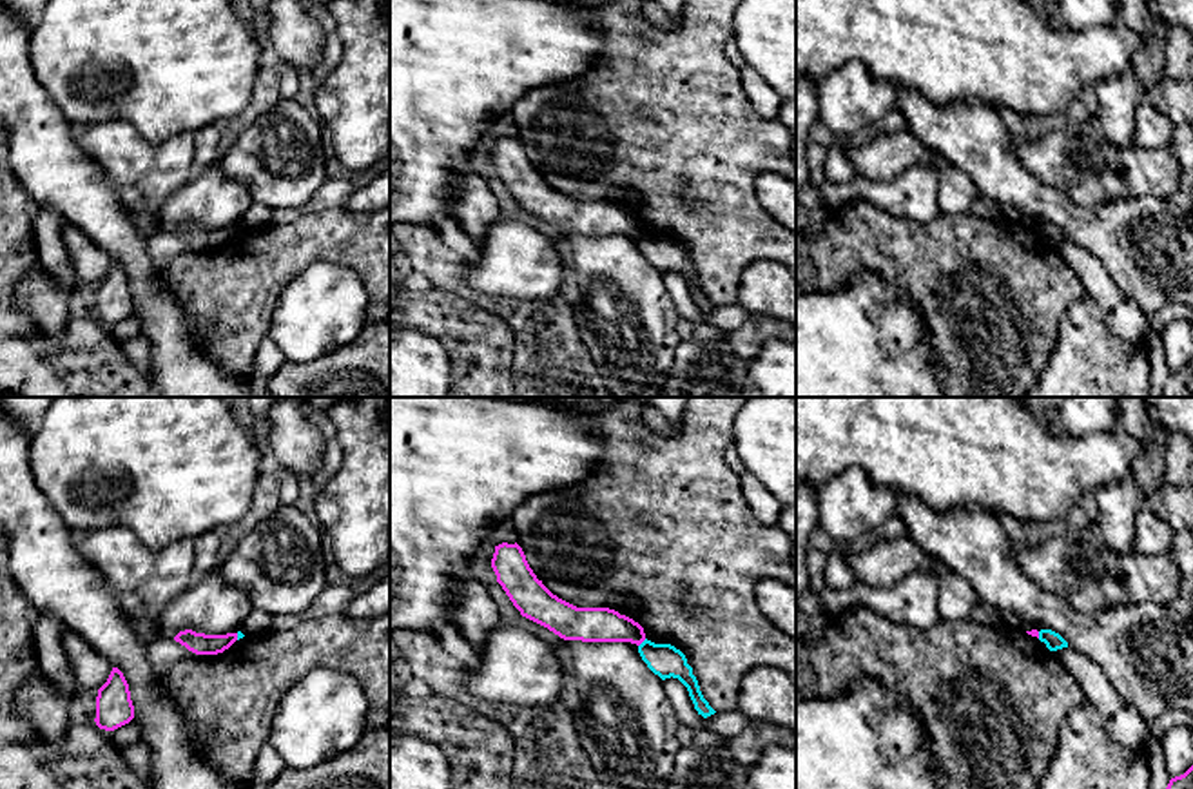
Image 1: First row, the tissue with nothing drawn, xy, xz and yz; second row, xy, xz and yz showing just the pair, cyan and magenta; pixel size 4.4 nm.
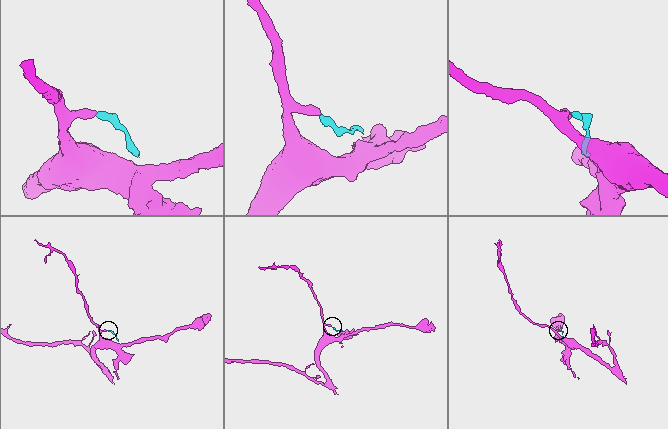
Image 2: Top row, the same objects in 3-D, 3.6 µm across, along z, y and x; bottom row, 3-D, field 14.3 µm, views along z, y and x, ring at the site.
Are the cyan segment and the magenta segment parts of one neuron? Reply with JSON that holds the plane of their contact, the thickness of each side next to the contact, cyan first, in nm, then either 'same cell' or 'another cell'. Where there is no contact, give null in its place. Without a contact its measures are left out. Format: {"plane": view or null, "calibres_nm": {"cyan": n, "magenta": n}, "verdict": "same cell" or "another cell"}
{"plane": "xz", "calibres_nm": {"cyan": 150, "magenta": 160}, "verdict": "another cell"}

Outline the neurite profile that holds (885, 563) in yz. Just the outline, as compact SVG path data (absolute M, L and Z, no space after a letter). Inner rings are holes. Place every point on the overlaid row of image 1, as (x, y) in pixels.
M908 537L876 541L867 550L845 557L852 573L870 588L888 588L914 571L936 575L932 559Z

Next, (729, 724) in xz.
M734 709L729 713L714 713L714 716L707 722L707 729L725 740L738 736L749 722L751 720L740 709Z

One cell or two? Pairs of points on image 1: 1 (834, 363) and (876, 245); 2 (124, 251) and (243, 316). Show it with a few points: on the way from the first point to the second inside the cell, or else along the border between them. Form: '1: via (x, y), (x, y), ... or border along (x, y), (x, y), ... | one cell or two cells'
1: border along (829, 291), (858, 272), (876, 272), (903, 296) | two cells
2: border along (162, 274), (173, 300), (184, 311) | two cells

